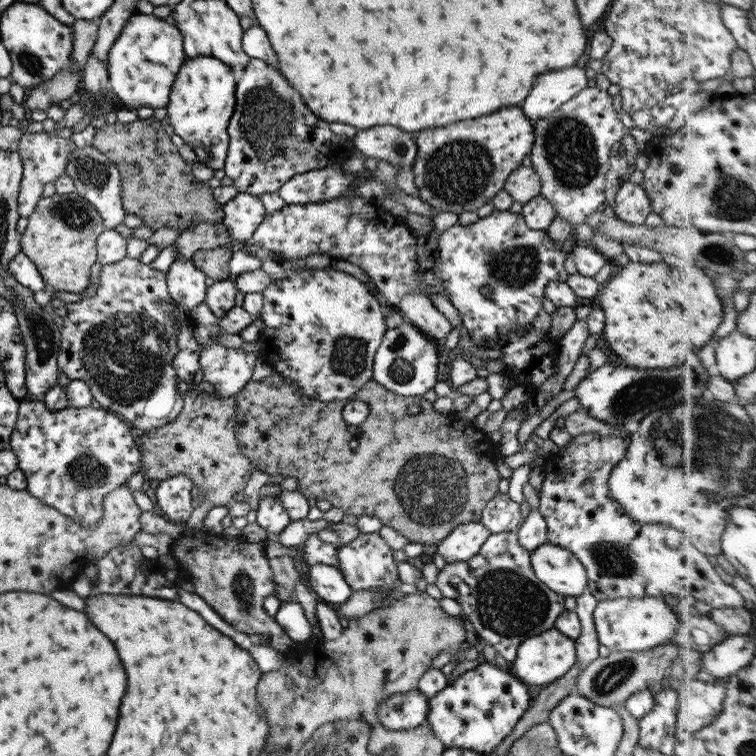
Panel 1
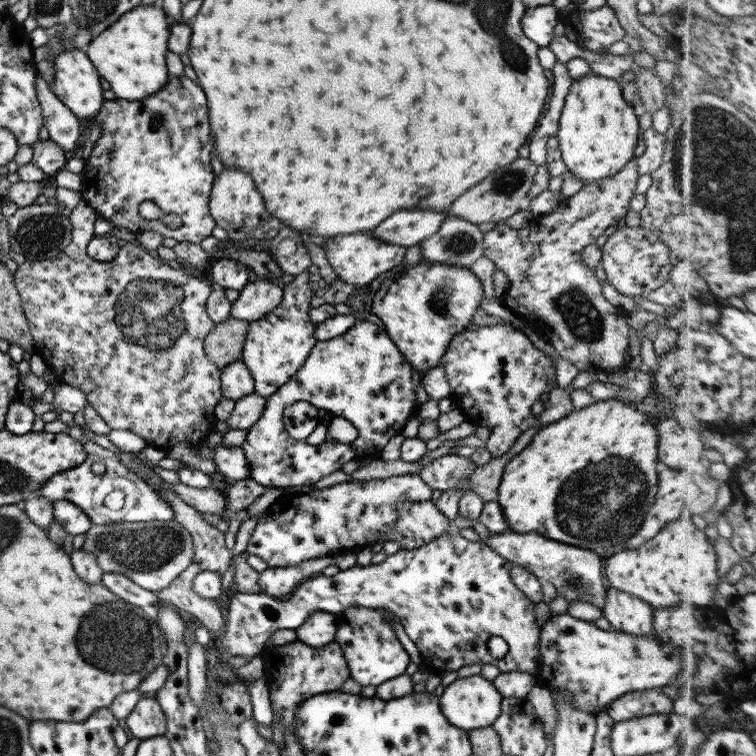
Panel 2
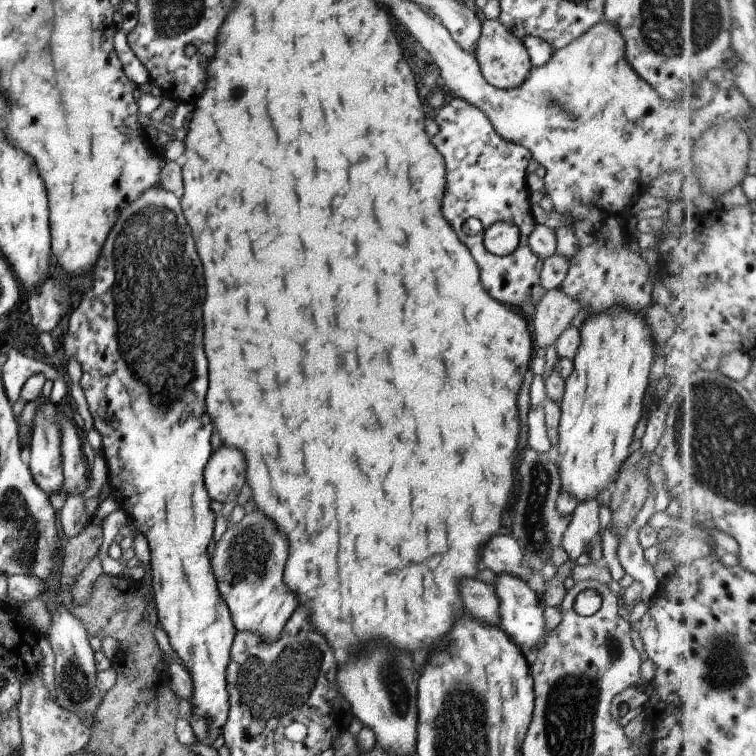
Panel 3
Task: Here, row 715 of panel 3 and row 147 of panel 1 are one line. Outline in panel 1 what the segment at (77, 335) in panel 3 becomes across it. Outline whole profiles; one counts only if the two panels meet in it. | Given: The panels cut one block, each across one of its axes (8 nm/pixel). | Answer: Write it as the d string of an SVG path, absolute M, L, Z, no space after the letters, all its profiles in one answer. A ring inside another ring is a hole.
M197 57L188 59L182 68L180 74L176 76L176 82L172 86L169 94L167 110L168 122L174 126L175 134L181 136L184 142L194 150L197 155L197 161L206 164L214 171L225 167L225 158L229 146L229 134L227 128L236 108L236 83L232 69L225 66L220 60L213 57Z

